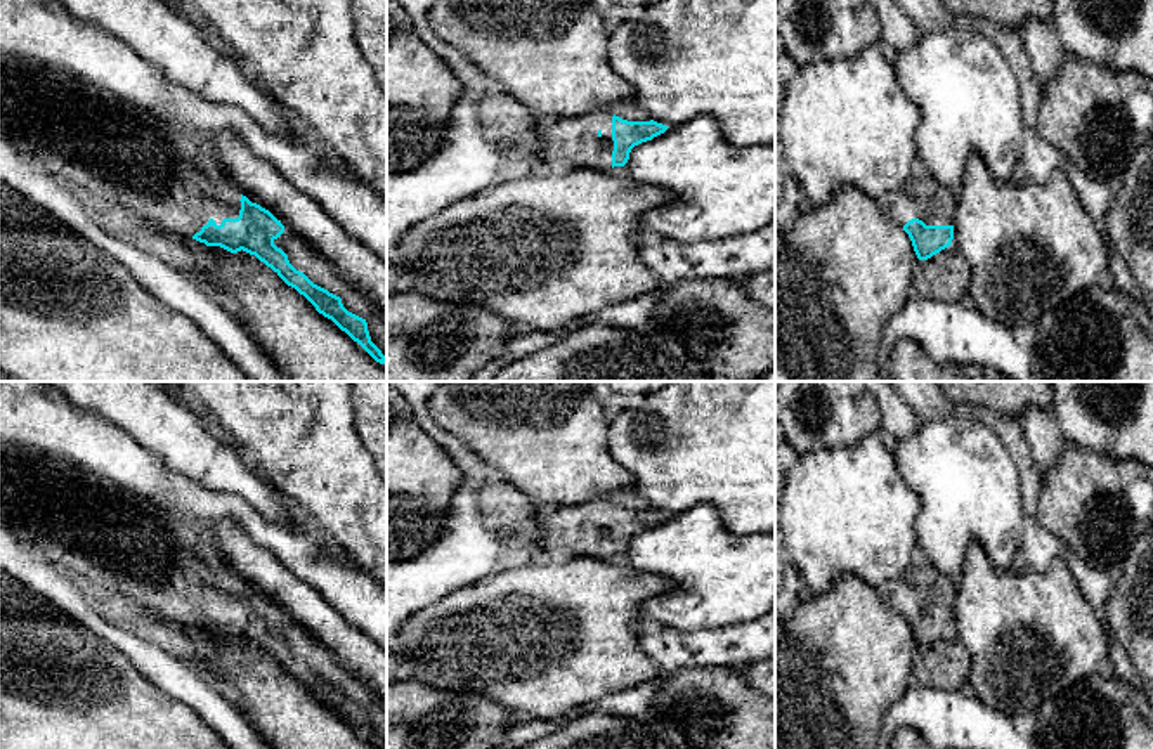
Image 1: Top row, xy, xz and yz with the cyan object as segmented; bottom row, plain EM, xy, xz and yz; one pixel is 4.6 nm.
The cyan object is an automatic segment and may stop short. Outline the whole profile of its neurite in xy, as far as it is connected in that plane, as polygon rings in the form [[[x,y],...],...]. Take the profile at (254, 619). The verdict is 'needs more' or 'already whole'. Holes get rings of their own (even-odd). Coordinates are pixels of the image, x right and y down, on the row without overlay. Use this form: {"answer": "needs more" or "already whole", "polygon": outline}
{"answer": "needs more", "polygon": [[[0,444],[0,524],[66,574],[85,576],[121,593],[179,628],[192,626],[231,642],[243,638],[255,643],[375,749],[385,749],[381,739],[371,730],[366,707],[349,700],[340,685],[296,659],[288,643],[274,633],[284,621],[281,609],[222,569],[172,510],[66,459]]]}

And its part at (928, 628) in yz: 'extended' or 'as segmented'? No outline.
extended

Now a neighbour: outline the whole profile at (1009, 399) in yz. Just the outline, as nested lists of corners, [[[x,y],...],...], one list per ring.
[[[938,381],[957,407],[981,404],[1019,420],[1028,406],[1052,407],[1052,381]]]

